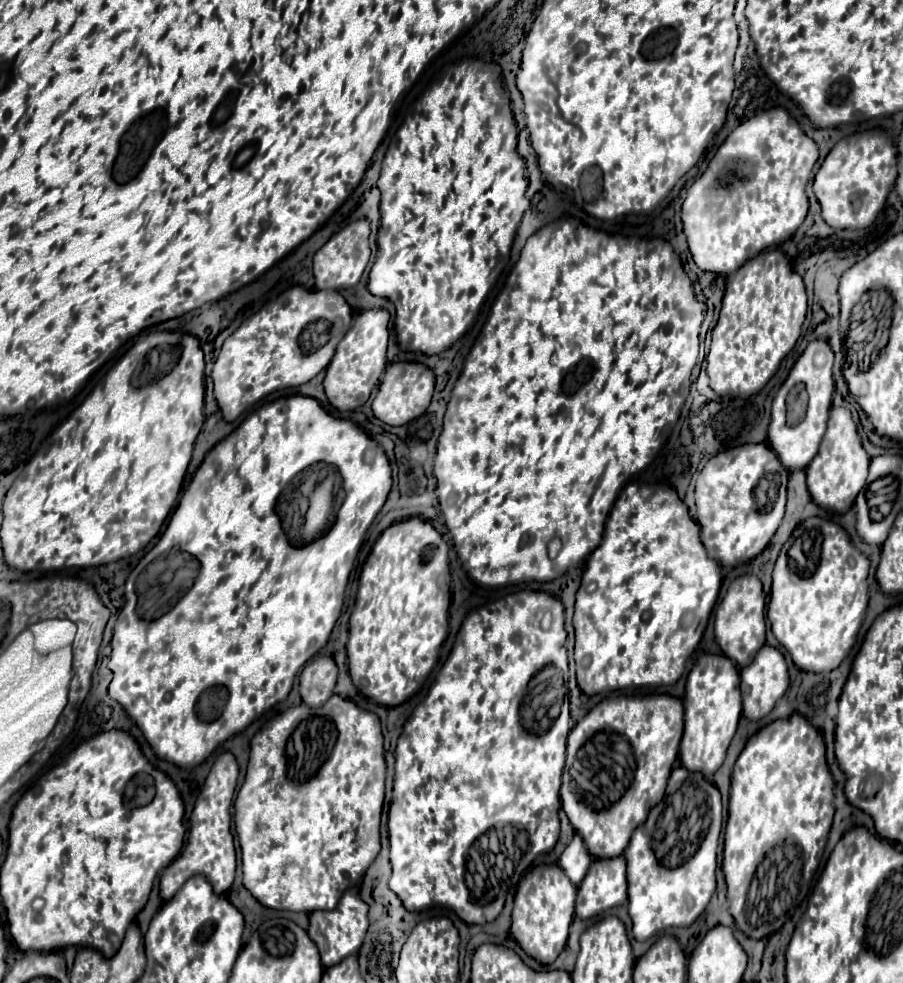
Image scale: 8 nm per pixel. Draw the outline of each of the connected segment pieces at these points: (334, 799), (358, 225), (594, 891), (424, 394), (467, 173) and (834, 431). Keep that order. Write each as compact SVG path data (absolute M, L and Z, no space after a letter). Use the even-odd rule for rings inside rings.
M332 694L332 698L328 698L328 702L318 708L310 708L304 704L292 706L282 714L278 714L274 720L270 720L262 730L258 730L250 742L250 760L248 760L246 778L234 802L234 810L236 810L234 824L236 824L236 834L242 850L244 886L252 892L252 896L260 904L274 910L314 912L314 910L332 910L346 890L360 886L366 868L370 866L370 862L376 858L380 850L380 816L382 816L382 802L384 802L384 778L386 778L386 762L384 762L384 746L382 746L378 716L372 712L360 710L356 704L342 698L340 694Z
M366 218L350 222L314 254L314 280L316 288L320 290L342 290L342 288L352 288L358 284L368 260L370 260L370 246L368 246L368 236L370 236L370 222Z
M624 856L616 858L598 858L592 862L588 870L588 878L580 882L578 886L578 896L576 896L576 916L578 918L592 918L612 906L618 906L626 902L626 860Z
M392 362L386 368L376 398L372 400L372 412L376 418L390 426L402 426L426 412L432 392L434 392L434 372L428 366L420 362Z
M466 59L456 65L452 80L448 78L448 74L444 74L444 78L428 90L428 98L424 98L422 108L418 112L406 116L404 124L400 126L400 130L392 138L392 142L386 150L386 156L382 160L382 172L378 178L378 188L382 192L382 202L380 202L382 224L380 224L377 235L378 258L370 270L368 288L372 294L386 296L388 300L394 302L394 306L396 306L394 326L396 326L396 336L398 336L402 350L410 350L410 352L418 350L424 354L444 352L452 342L456 342L468 330L468 326L472 324L472 320L478 314L476 310L480 308L488 290L492 288L498 274L506 266L506 262L510 258L510 246L512 246L516 228L522 220L522 214L530 206L530 202L526 198L526 188L528 188L526 162L516 150L516 144L518 144L516 134L518 134L516 122L514 122L512 112L510 112L510 98L508 98L508 92L504 90L504 84L502 84L500 66L484 66L484 62L480 60Z
M832 406L830 418L828 418L828 428L820 442L820 450L814 456L814 460L806 466L806 484L808 484L812 500L826 510L846 512L852 506L856 494L866 484L868 464L870 464L870 456L862 448L862 442L856 432L856 424L852 420L850 410Z

